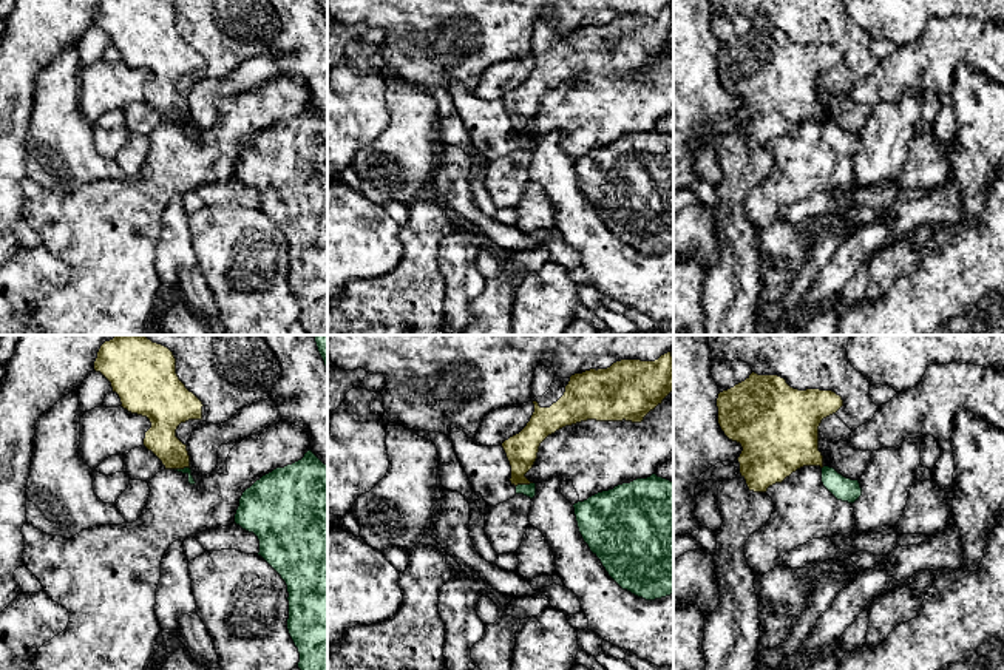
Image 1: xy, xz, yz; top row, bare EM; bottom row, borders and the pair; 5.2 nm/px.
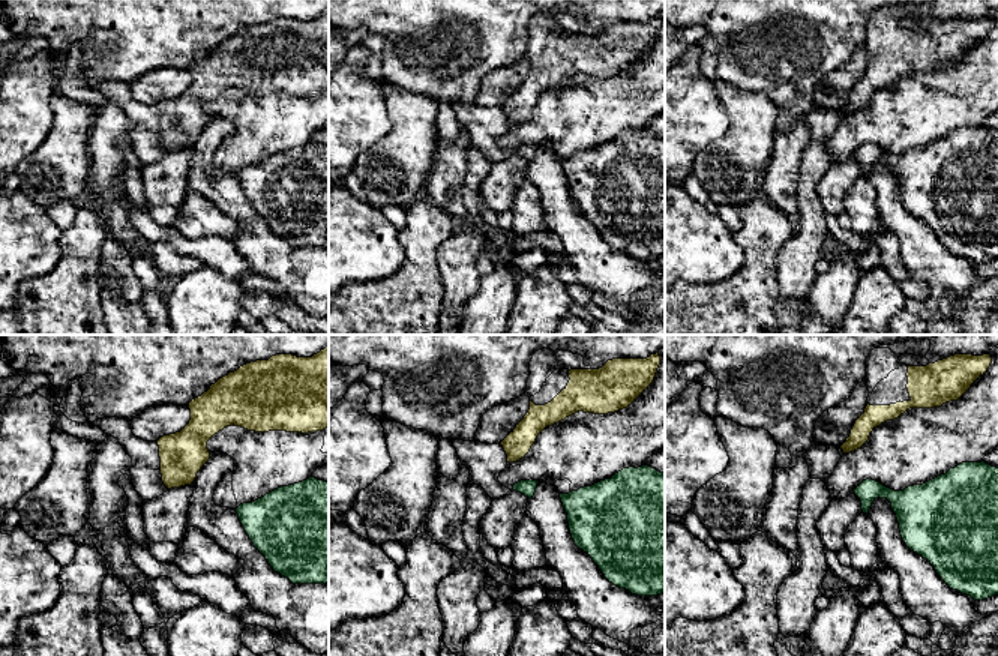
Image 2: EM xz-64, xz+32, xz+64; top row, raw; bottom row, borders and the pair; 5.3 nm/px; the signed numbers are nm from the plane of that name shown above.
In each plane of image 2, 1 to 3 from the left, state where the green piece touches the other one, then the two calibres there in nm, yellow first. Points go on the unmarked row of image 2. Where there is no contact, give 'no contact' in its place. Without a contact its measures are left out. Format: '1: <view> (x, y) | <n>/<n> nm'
1: no contact
2: no contact
3: no contact

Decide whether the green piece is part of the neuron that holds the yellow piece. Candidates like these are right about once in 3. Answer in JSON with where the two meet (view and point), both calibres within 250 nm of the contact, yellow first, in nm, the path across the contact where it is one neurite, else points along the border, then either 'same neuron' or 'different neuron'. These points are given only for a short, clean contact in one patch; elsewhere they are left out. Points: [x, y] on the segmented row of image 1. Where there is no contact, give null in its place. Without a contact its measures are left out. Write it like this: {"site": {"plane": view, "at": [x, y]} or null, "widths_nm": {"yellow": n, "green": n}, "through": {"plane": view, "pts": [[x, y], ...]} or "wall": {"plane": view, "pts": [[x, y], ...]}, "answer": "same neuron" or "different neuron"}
{"site": {"plane": "xz", "at": [524, 483]}, "widths_nm": {"yellow": 170, "green": 60}, "wall": {"plane": "xz", "pts": [[532, 482], [516, 487]]}, "answer": "different neuron"}

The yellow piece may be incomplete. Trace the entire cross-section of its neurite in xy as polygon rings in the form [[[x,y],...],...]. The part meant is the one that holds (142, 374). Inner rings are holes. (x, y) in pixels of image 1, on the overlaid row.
[[[116,335],[100,346],[94,371],[111,383],[124,409],[150,420],[151,428],[145,432],[144,446],[162,462],[165,469],[190,468],[187,445],[176,437],[176,429],[188,420],[202,420],[204,404],[179,380],[173,352],[145,335]]]

